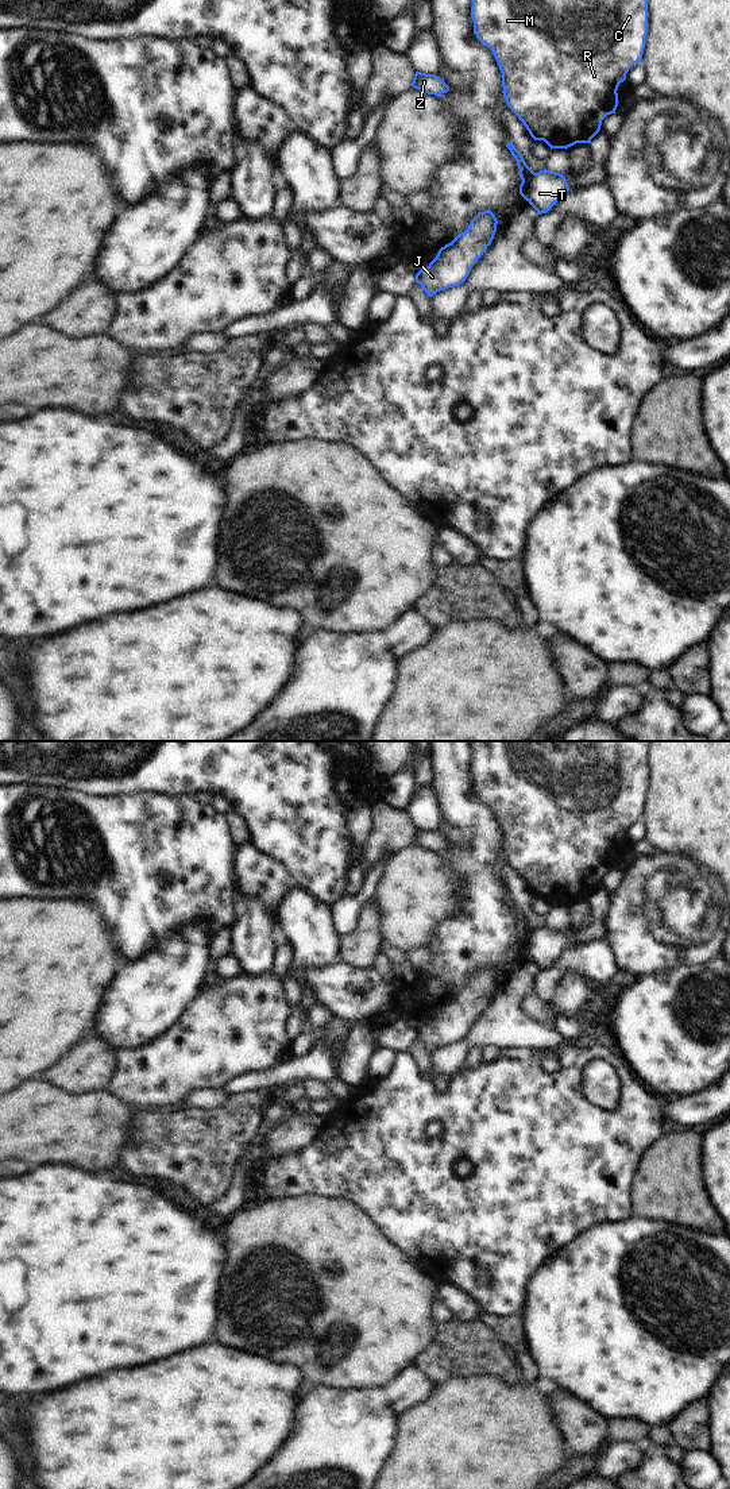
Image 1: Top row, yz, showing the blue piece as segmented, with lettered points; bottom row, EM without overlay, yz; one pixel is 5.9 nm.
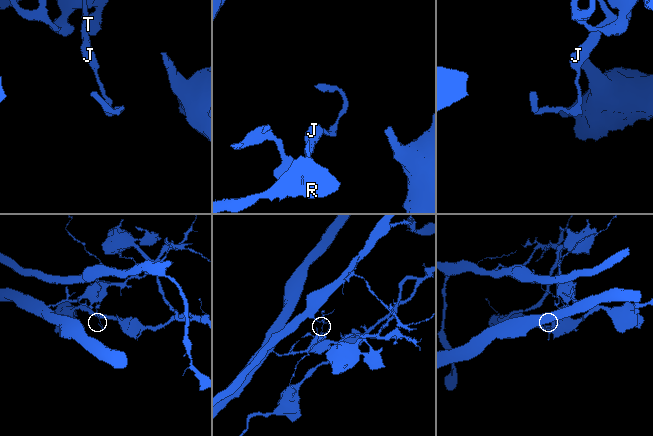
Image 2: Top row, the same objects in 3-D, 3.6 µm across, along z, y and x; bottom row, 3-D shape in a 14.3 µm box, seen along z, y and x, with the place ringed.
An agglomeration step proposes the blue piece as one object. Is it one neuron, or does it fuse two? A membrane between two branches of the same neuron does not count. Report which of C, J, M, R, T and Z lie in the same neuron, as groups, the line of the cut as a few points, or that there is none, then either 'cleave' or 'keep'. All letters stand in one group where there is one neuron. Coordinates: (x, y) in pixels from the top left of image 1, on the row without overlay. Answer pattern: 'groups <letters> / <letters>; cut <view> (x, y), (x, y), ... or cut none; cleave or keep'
groups C M R T / J Z; cut yz (535, 929), (528, 938), (528, 946), (524, 953); cleave

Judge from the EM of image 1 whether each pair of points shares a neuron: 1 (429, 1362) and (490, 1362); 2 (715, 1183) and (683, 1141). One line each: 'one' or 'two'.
1: one
2: two

